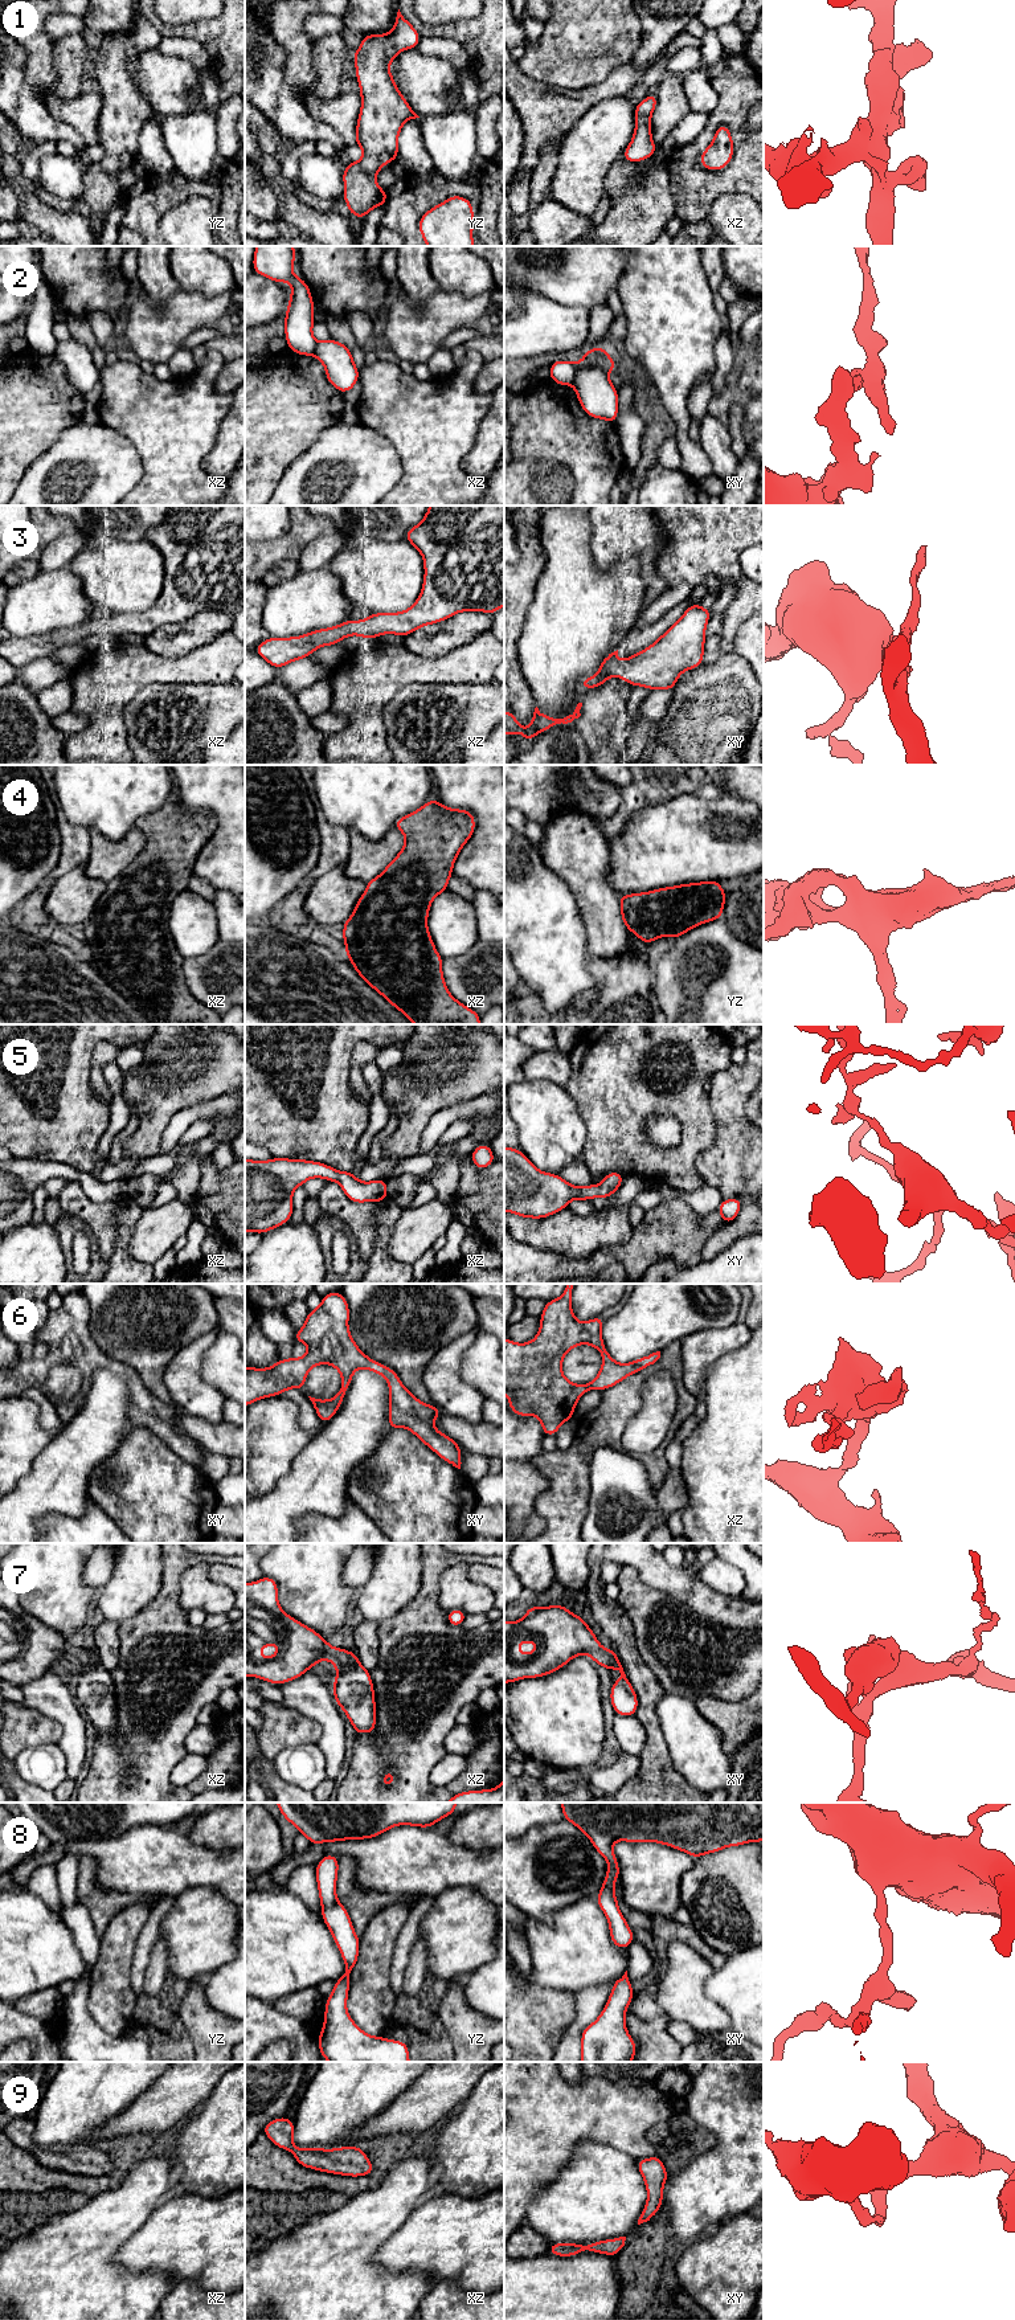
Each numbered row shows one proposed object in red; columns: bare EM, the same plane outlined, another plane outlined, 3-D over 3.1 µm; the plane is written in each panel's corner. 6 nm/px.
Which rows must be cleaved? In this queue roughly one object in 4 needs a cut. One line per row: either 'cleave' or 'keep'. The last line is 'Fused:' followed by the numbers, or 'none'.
1: keep
2: cleave
3: keep
4: keep
5: keep
6: keep
7: keep
8: keep
9: keep
Fused: 2

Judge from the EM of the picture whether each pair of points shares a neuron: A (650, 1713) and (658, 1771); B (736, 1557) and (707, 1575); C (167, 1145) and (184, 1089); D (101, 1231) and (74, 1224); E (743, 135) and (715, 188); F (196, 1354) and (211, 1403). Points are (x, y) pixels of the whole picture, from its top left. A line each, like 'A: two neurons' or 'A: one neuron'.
A: one neuron
B: two neurons
C: two neurons
D: two neurons
E: one neuron
F: one neuron

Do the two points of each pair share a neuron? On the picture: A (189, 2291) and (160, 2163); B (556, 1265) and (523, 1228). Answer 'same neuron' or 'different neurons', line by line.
A: different neurons
B: different neurons

